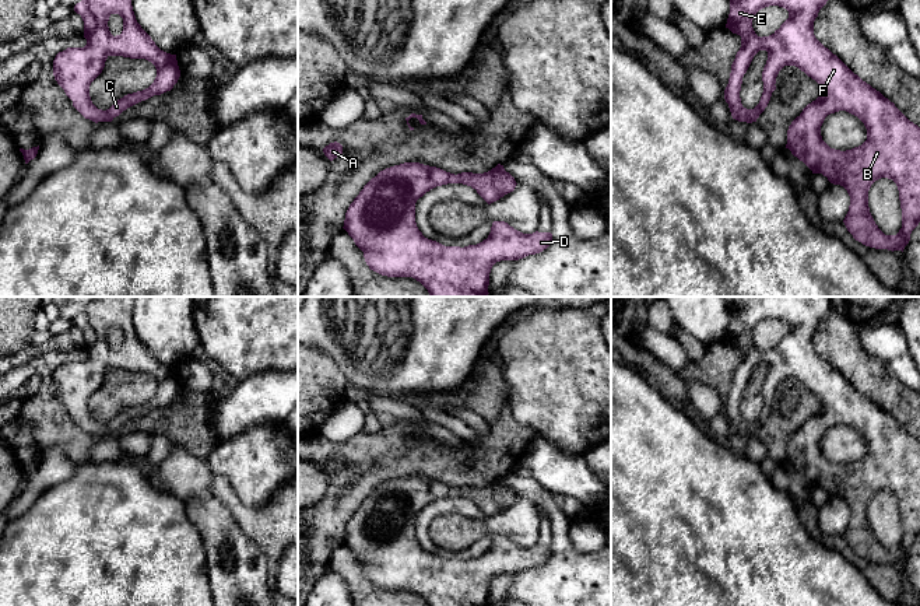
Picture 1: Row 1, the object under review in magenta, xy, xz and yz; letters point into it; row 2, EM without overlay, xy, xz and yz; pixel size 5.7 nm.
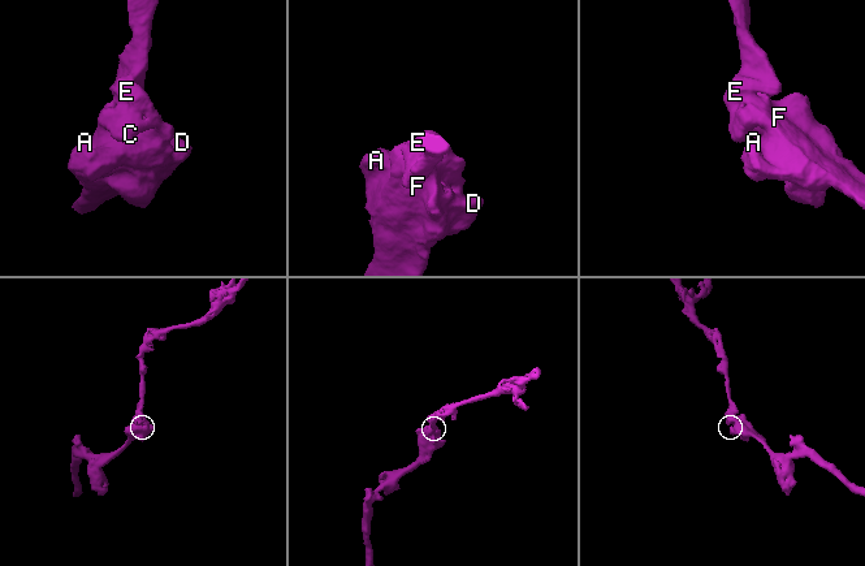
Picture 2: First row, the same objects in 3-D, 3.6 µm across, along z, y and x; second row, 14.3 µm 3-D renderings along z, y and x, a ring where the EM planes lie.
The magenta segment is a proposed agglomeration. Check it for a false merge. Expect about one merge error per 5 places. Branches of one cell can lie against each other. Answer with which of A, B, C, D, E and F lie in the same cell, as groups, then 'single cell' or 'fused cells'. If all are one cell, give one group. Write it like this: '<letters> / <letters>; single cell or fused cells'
A B C D E F; single cell

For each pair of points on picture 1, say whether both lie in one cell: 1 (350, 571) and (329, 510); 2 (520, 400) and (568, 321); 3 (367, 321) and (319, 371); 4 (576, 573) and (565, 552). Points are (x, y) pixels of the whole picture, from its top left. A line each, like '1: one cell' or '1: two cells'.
1: two cells
2: one cell
3: two cells
4: one cell

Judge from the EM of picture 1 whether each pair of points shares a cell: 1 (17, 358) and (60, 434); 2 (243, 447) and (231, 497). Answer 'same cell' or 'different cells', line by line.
1: different cells
2: different cells

